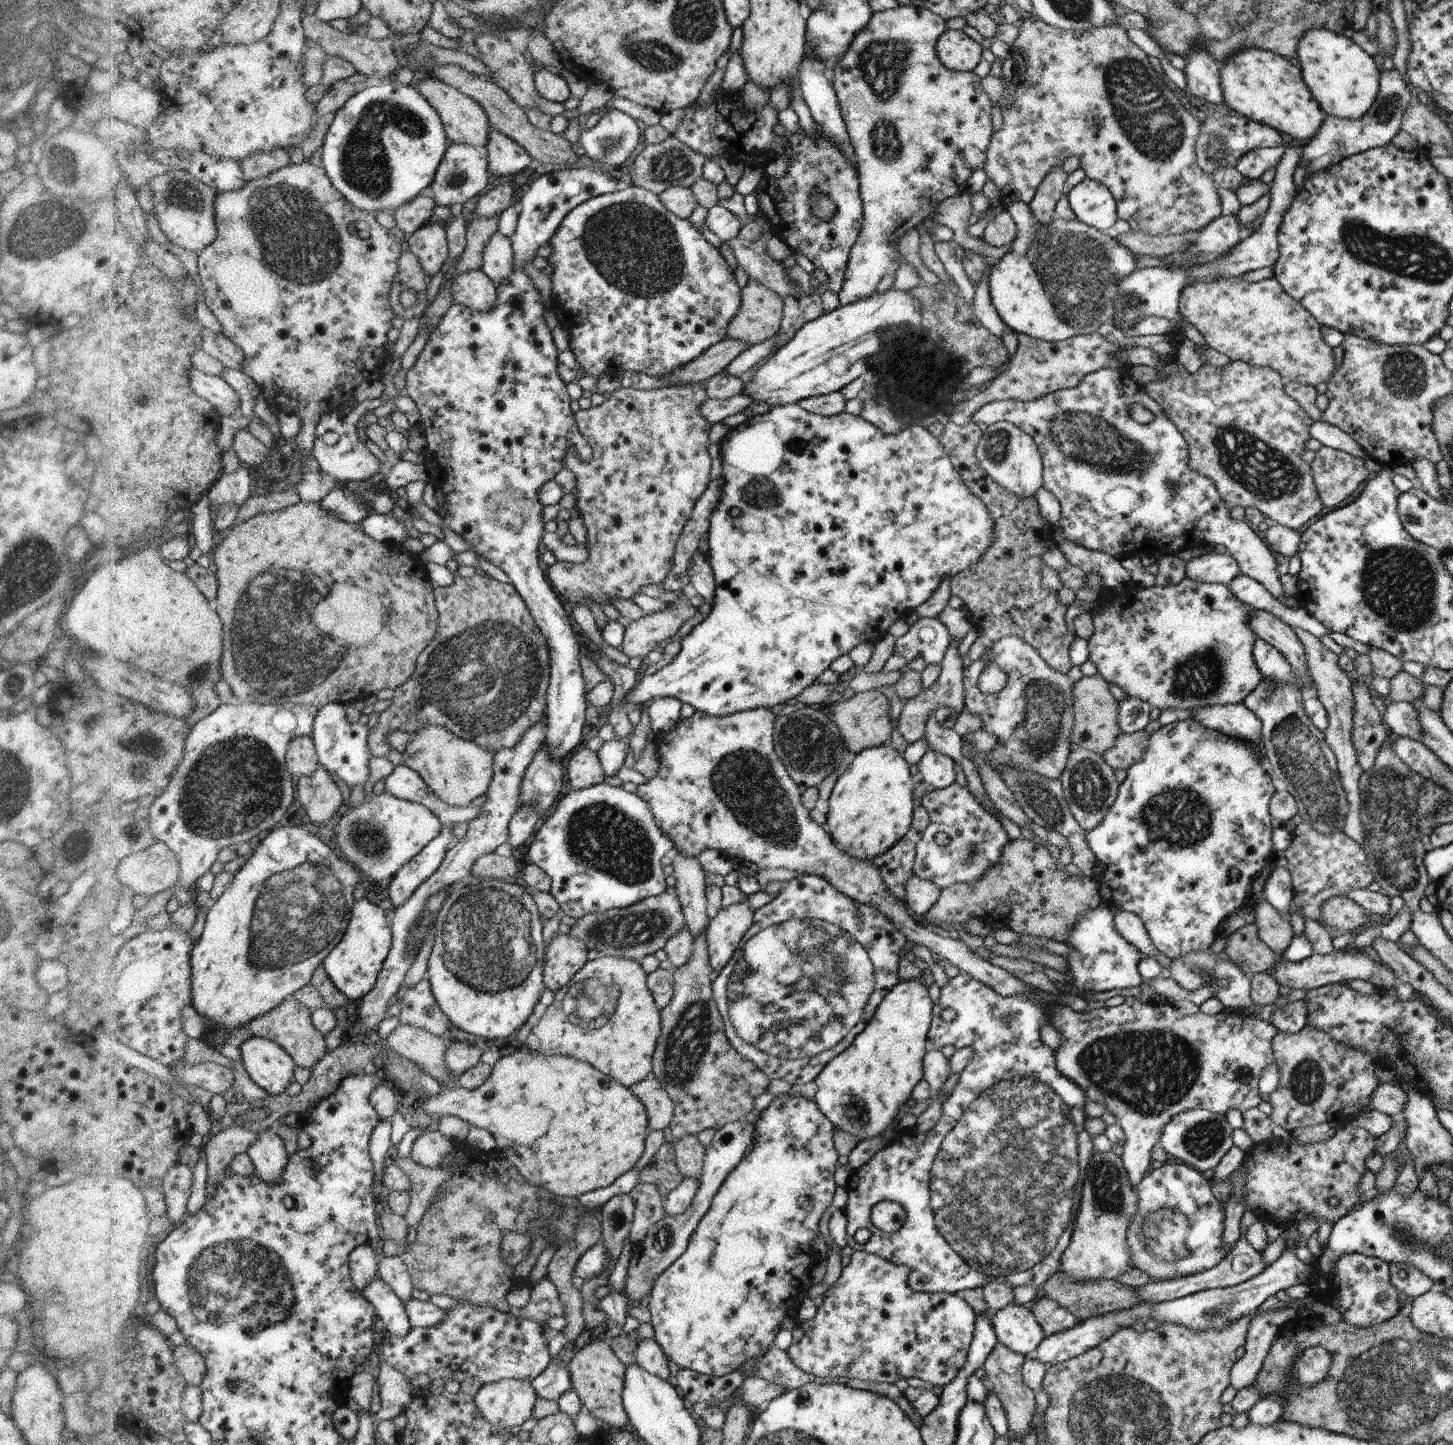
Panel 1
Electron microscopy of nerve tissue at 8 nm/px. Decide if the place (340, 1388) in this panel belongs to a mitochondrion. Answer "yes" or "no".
no

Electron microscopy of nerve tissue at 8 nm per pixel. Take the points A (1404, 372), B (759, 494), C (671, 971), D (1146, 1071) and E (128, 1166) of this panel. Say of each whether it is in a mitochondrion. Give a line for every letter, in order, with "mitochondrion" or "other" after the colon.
A: mitochondrion
B: mitochondrion
C: other
D: mitochondrion
E: other

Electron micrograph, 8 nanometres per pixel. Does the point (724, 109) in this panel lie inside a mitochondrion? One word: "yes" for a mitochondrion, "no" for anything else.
no

